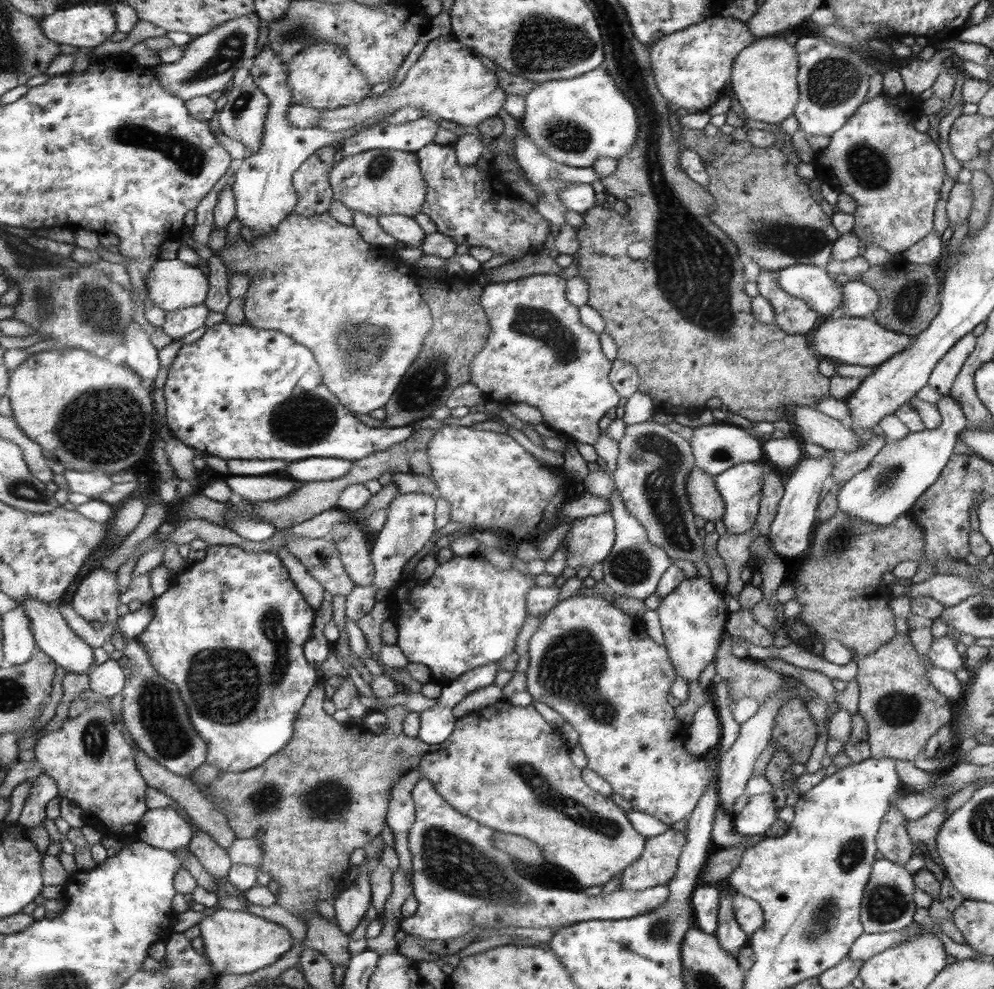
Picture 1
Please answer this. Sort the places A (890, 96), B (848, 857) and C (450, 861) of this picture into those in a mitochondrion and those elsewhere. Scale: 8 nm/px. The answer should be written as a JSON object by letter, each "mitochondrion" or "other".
{"A":"other","B":"mitochondrion","C":"mitochondrion"}

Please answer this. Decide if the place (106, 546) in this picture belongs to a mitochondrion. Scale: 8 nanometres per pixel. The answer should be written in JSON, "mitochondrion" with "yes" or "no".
{"mitochondrion":"no"}

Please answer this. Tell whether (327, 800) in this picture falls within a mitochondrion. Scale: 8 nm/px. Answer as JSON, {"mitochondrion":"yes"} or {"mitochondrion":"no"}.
{"mitochondrion":"yes"}

